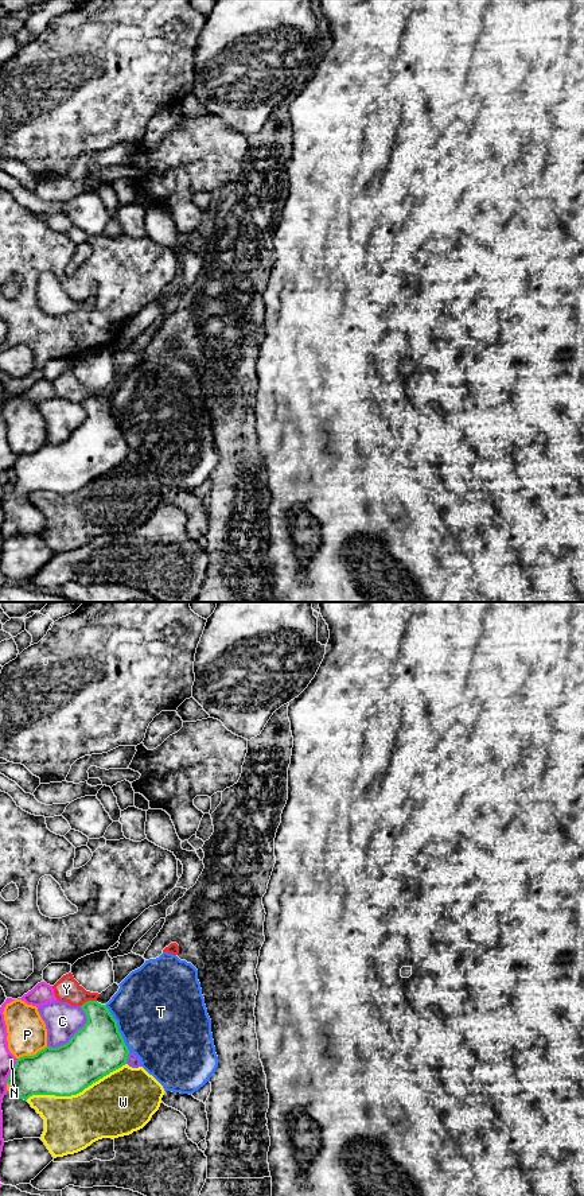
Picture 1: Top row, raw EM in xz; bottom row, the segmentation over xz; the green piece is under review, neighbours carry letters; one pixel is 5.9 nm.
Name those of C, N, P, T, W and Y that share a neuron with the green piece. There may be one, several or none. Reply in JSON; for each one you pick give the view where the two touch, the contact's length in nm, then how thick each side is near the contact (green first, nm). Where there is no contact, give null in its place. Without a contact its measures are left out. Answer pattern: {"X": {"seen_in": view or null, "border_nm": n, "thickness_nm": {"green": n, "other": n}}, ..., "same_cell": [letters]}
{"same_cell": []}

